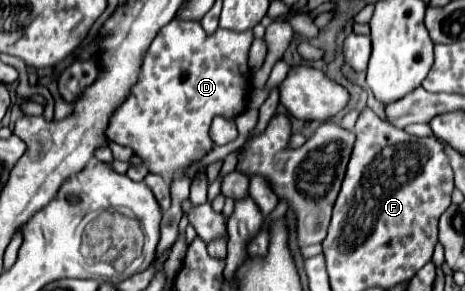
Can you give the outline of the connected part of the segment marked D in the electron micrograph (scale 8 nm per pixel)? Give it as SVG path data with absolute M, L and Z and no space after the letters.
M173 19L165 25L155 41L151 43L139 83L131 89L127 101L115 111L109 121L107 137L113 143L131 147L135 155L139 155L145 167L173 183L181 177L187 177L187 169L201 161L213 147L213 139L209 135L211 121L215 115L221 115L229 121L235 121L249 105L251 95L251 69L249 69L249 47L253 43L253 31L235 33L227 29L217 29L213 35L207 35L199 21L179 21Z

